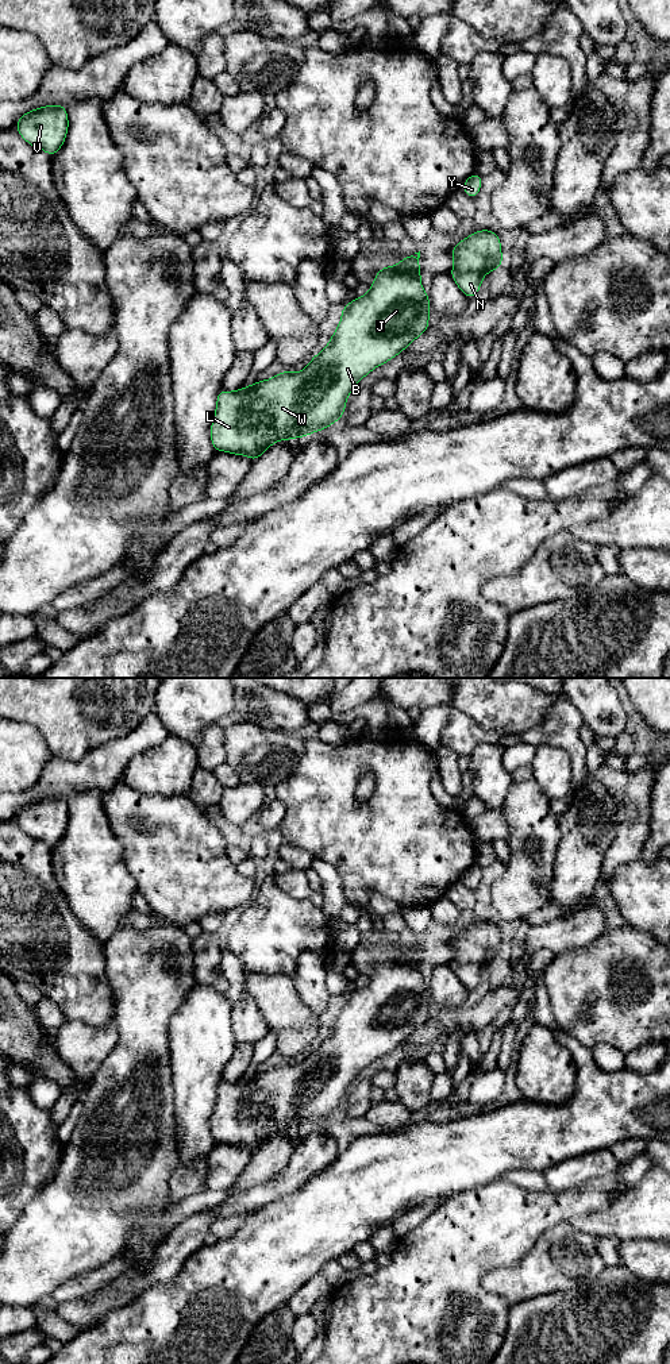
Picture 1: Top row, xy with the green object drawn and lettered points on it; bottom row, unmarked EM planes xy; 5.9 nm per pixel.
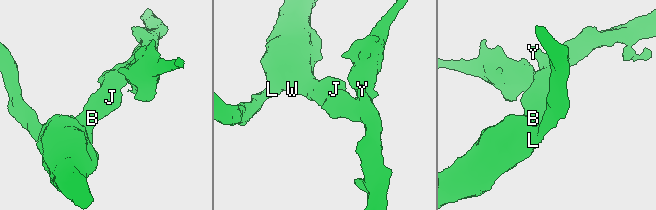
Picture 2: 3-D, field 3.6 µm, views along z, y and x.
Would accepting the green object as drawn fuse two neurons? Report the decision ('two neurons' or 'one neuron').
two neurons

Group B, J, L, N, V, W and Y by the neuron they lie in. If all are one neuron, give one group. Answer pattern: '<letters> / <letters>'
B J L V W Y / N

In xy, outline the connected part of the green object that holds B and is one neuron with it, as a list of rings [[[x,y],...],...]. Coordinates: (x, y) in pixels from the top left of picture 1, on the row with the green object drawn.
[[[420,251],[409,254],[394,266],[380,269],[370,290],[365,296],[349,301],[349,305],[340,309],[340,323],[326,348],[315,354],[301,371],[284,370],[269,379],[258,379],[255,384],[234,392],[222,389],[216,397],[216,411],[209,429],[215,451],[246,455],[254,462],[276,442],[307,438],[312,432],[324,431],[340,420],[347,405],[347,396],[357,384],[376,367],[397,357],[430,327],[431,303],[421,285],[420,274],[423,270],[419,258]]]

